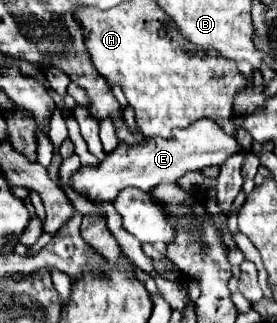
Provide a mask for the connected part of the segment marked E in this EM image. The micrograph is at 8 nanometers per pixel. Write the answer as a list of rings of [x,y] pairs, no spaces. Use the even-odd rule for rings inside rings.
[[[199,119],[185,129],[175,129],[171,139],[149,137],[143,145],[119,143],[119,147],[111,151],[99,167],[81,167],[73,175],[71,185],[77,193],[87,193],[87,197],[93,201],[113,201],[125,187],[153,191],[161,183],[175,183],[187,171],[199,171],[209,165],[223,165],[225,159],[239,151],[241,149],[235,135],[227,135],[211,119]]]

